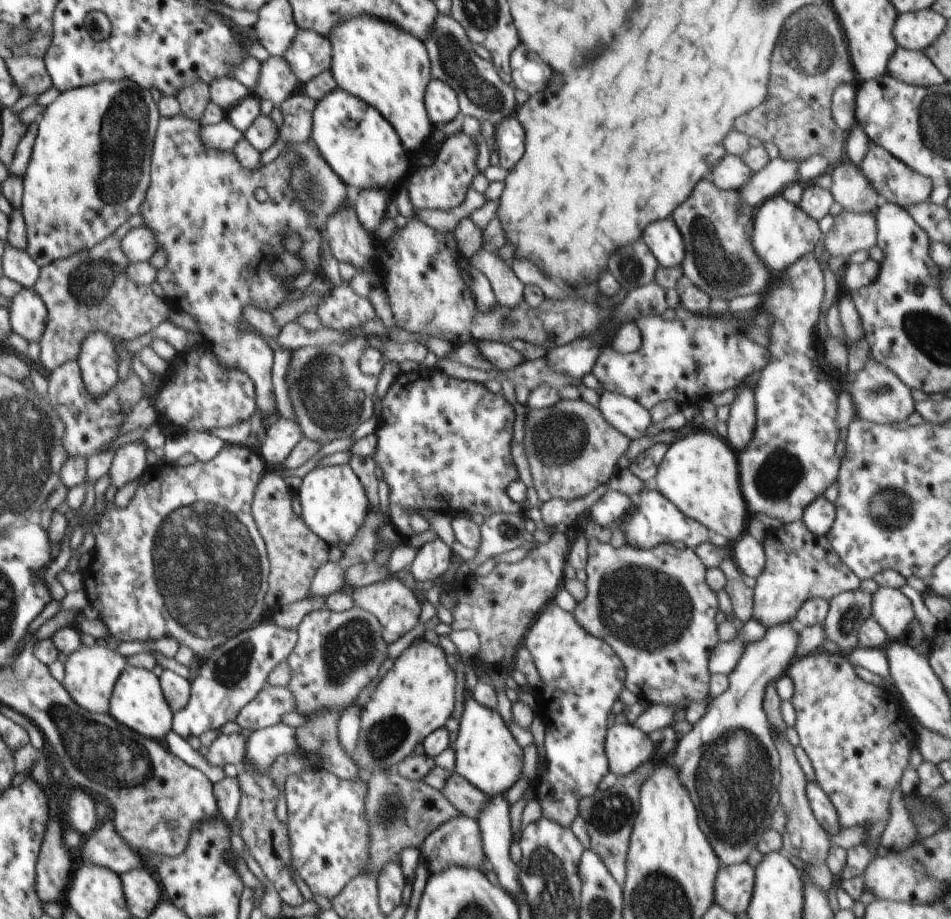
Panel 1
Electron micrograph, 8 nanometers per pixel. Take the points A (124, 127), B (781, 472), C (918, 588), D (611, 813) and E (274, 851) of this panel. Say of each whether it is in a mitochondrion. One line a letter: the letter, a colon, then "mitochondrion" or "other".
A: mitochondrion
B: mitochondrion
C: other
D: mitochondrion
E: other

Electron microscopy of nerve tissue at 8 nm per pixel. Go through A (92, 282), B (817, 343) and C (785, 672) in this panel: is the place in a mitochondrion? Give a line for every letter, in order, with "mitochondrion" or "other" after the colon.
A: mitochondrion
B: other
C: other

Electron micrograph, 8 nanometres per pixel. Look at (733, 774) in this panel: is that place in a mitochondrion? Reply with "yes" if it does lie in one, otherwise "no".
yes

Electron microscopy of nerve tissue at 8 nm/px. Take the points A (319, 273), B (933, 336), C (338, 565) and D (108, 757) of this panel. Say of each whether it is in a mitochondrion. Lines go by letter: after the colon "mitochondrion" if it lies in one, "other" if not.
A: other
B: mitochondrion
C: other
D: mitochondrion

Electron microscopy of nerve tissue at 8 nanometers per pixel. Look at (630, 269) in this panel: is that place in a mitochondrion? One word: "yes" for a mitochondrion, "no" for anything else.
yes

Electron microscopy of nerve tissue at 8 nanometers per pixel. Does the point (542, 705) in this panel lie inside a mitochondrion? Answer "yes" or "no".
no

